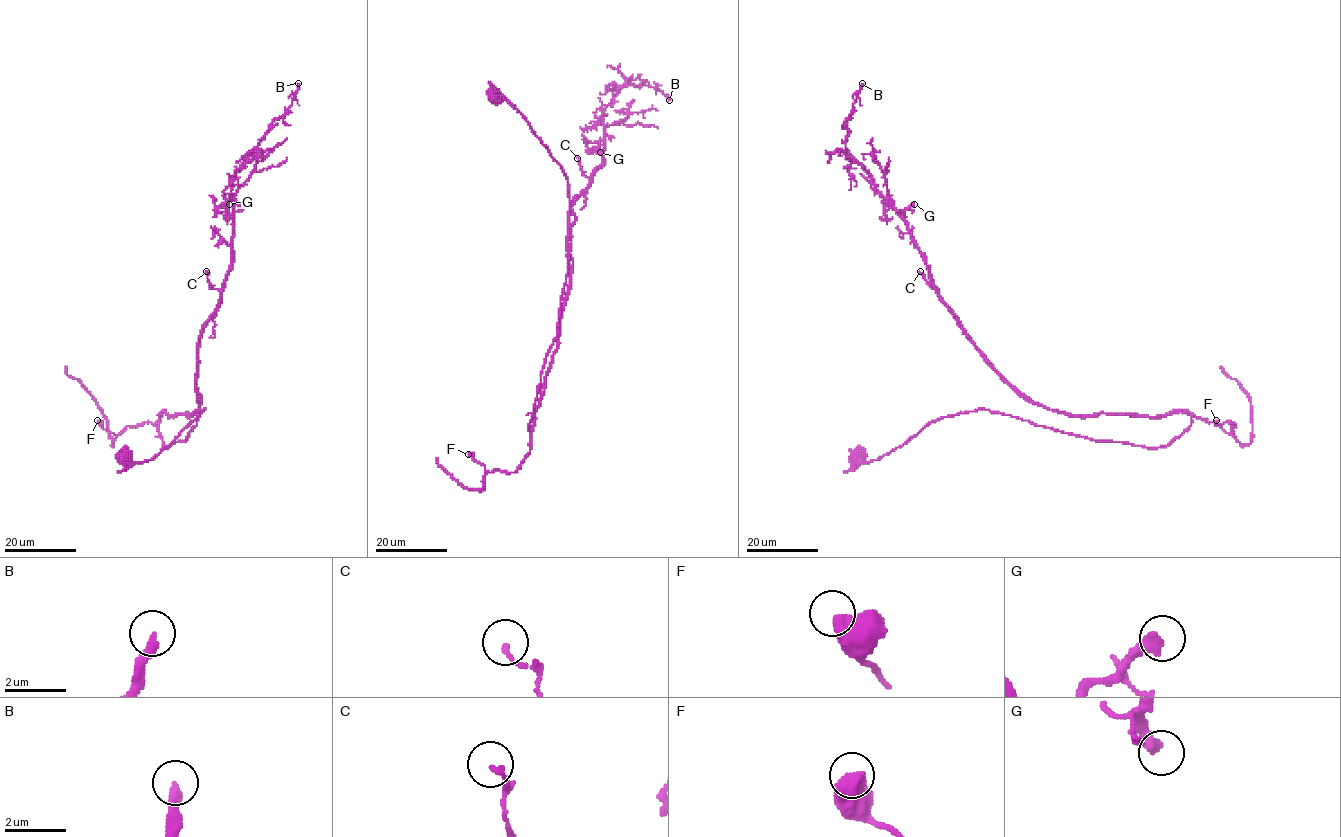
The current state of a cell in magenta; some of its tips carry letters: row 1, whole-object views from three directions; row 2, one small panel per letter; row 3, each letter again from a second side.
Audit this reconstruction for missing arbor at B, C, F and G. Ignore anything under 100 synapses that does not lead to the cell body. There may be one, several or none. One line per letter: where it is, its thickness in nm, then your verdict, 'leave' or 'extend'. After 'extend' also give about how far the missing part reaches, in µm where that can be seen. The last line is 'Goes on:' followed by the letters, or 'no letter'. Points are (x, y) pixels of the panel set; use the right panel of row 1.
B: place (862, 83); calibre 320 nm; leave
C: place (920, 271); calibre 160 nm; leave
F: place (1216, 420); calibre 600 nm; leave
G: place (914, 204); calibre 280 nm; leave
Goes on: no letter

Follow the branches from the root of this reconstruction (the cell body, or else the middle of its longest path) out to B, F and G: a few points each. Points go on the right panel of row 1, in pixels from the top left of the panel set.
B: (858, 455), (977, 409), (1148, 449), (1191, 423), (1069, 415), (1001, 375), (846, 148), (862, 83)
F: (858, 455), (876, 460), (977, 409), (1148, 449), (1169, 445), (1192, 416), (1232, 422), (1234, 434), (1216, 420)
G: (858, 455), (977, 409), (1148, 449), (1191, 423), (1069, 415), (1020, 395), (936, 289), (902, 216), (914, 204)

